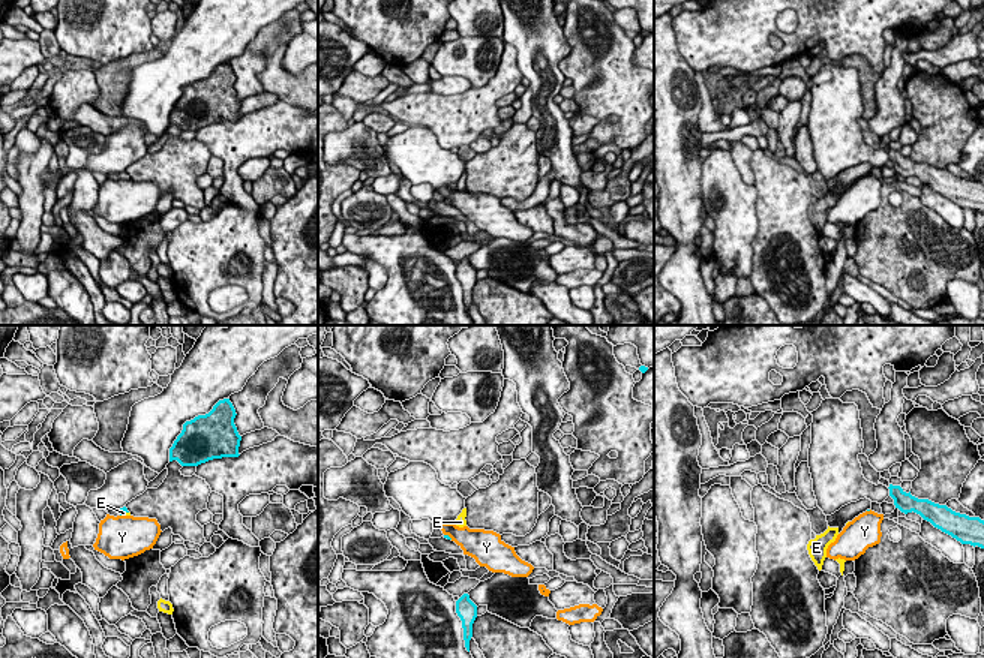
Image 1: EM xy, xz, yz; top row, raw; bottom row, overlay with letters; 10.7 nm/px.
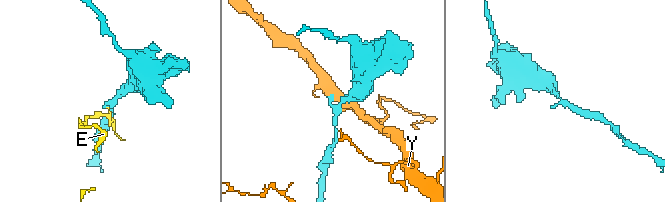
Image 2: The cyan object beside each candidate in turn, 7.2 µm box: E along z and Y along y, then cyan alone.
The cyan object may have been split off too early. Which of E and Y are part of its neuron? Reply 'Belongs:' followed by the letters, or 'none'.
Belongs: E

